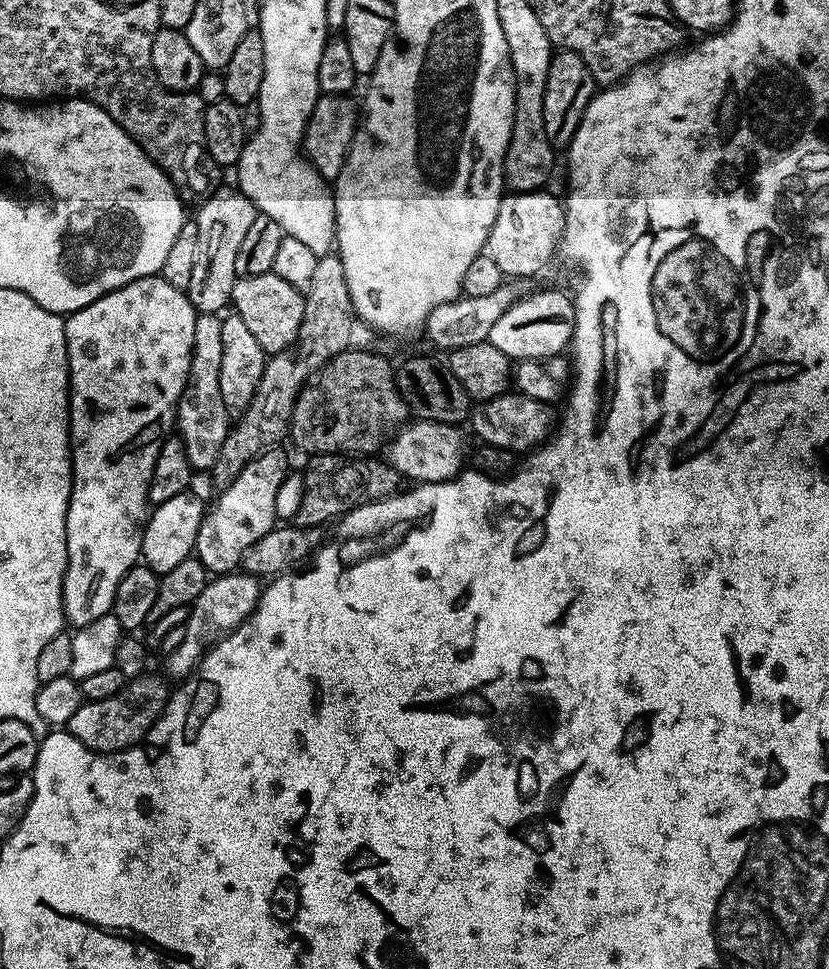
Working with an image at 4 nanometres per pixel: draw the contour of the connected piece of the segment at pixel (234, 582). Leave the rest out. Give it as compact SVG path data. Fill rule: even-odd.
M237 570L216 574L207 581L202 590L188 608L188 620L184 623L184 637L180 645L173 652L167 653L163 671L169 681L183 682L196 671L200 659L204 653L221 640L228 636L244 620L247 620L256 609L256 603L260 600L262 584L257 577L250 573Z

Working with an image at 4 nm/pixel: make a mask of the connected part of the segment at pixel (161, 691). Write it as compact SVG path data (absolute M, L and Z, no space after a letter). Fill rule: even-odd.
M151 674L137 676L129 679L124 688L118 690L113 697L101 700L85 699L68 720L66 731L74 738L78 738L82 746L95 752L121 752L133 748L143 740L168 705L170 688L167 688L169 685L165 677L160 676Z

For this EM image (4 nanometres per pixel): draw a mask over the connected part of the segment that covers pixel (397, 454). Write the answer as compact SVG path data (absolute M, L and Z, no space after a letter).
M416 418L405 423L399 430L401 432L393 440L391 437L387 441L386 460L400 471L401 477L408 479L409 476L412 482L429 484L453 480L455 476L460 475L466 464L466 448L464 452L464 436L457 425Z

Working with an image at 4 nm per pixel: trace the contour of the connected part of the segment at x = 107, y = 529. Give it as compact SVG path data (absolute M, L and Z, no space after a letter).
M157 274L138 278L86 306L82 310L71 313L64 321L66 342L68 343L68 439L72 449L72 493L66 514L66 574L62 586L62 602L64 603L64 619L69 625L83 626L98 618L109 615L112 611L114 594L118 594L118 582L141 559L140 543L144 533L144 525L150 515L148 502L148 483L150 474L154 474L154 462L160 453L168 431L173 431L176 423L176 407L180 395L190 374L190 362L194 350L194 322L198 313L190 302L187 291L178 286L170 286L163 276Z

